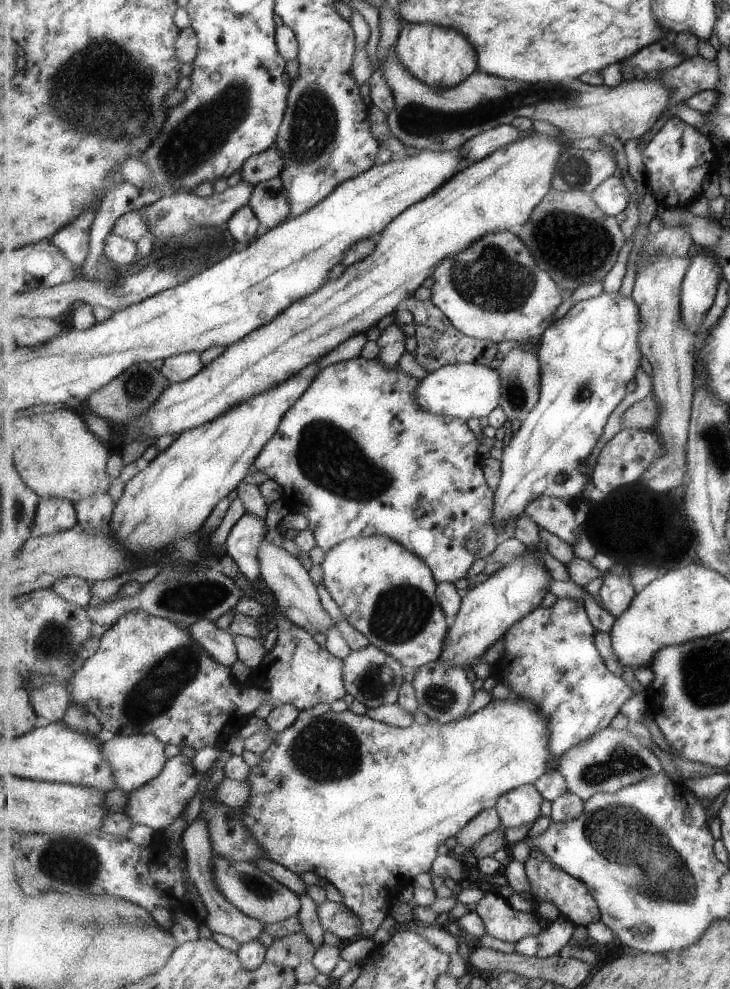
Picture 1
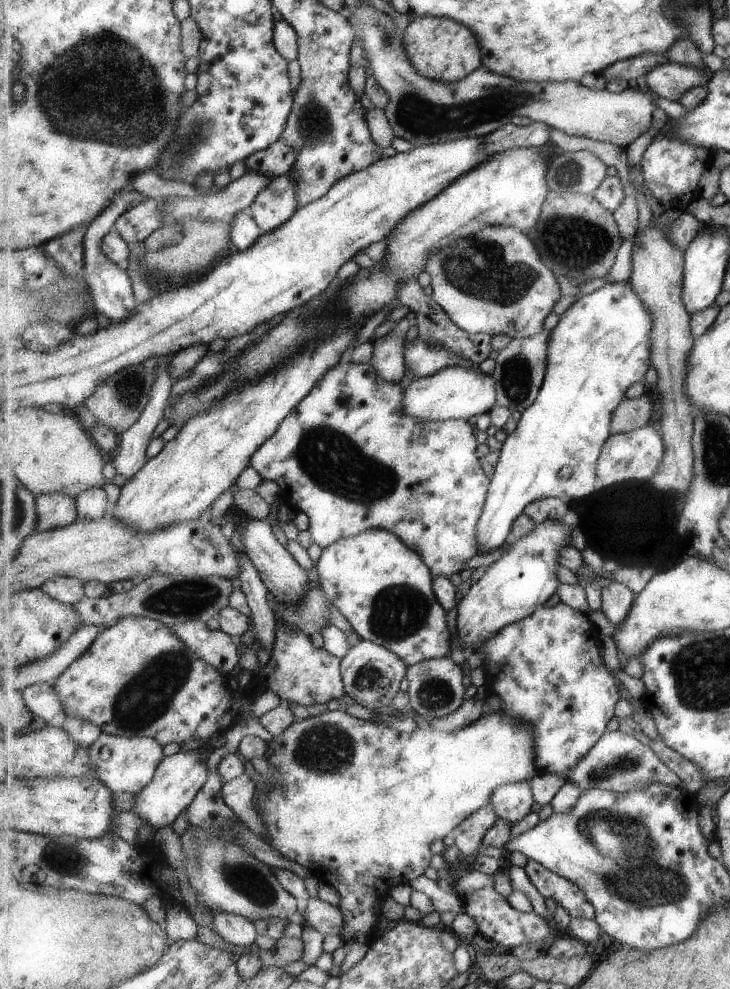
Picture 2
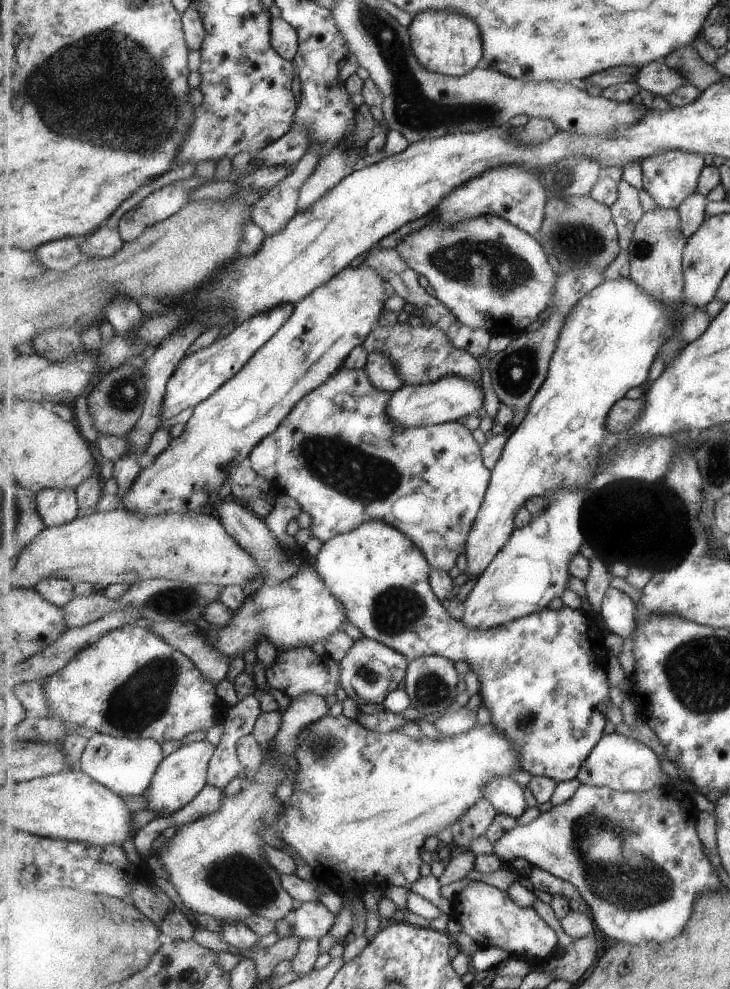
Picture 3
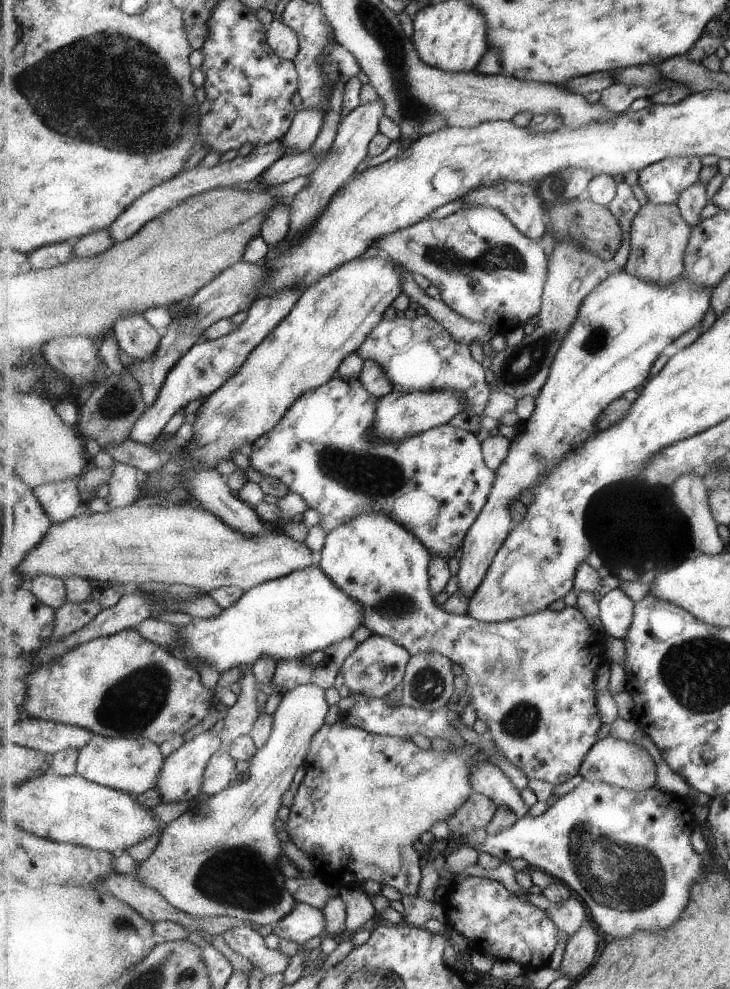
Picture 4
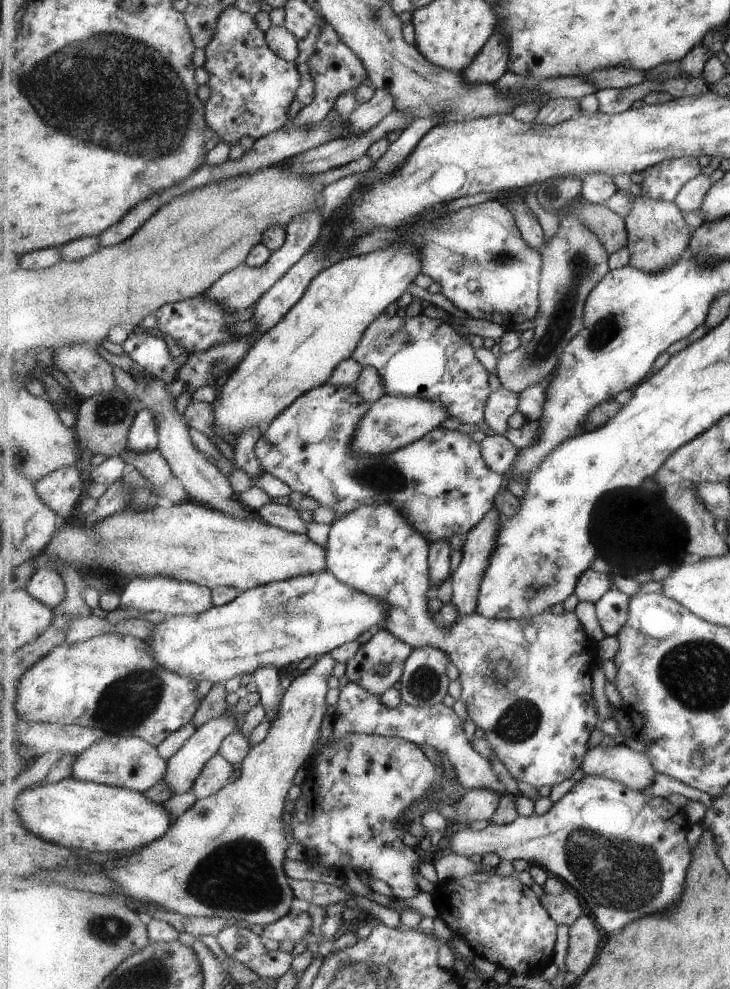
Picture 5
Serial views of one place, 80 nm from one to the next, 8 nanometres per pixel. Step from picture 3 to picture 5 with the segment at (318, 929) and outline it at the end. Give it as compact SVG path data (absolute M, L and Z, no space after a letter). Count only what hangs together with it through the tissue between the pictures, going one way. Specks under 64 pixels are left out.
M292 909L287 916L264 927L261 936L264 943L268 940L280 943L290 940L298 943L310 934L311 928L313 928L311 913Z

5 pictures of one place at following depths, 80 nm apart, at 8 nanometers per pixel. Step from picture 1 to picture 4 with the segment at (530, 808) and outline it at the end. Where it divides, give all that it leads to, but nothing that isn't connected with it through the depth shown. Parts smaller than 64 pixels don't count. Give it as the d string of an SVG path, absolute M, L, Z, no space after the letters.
M482 761L469 778L475 793L491 797L499 807L506 806L523 818L530 811L525 804L521 789L517 788L505 774L489 761Z

